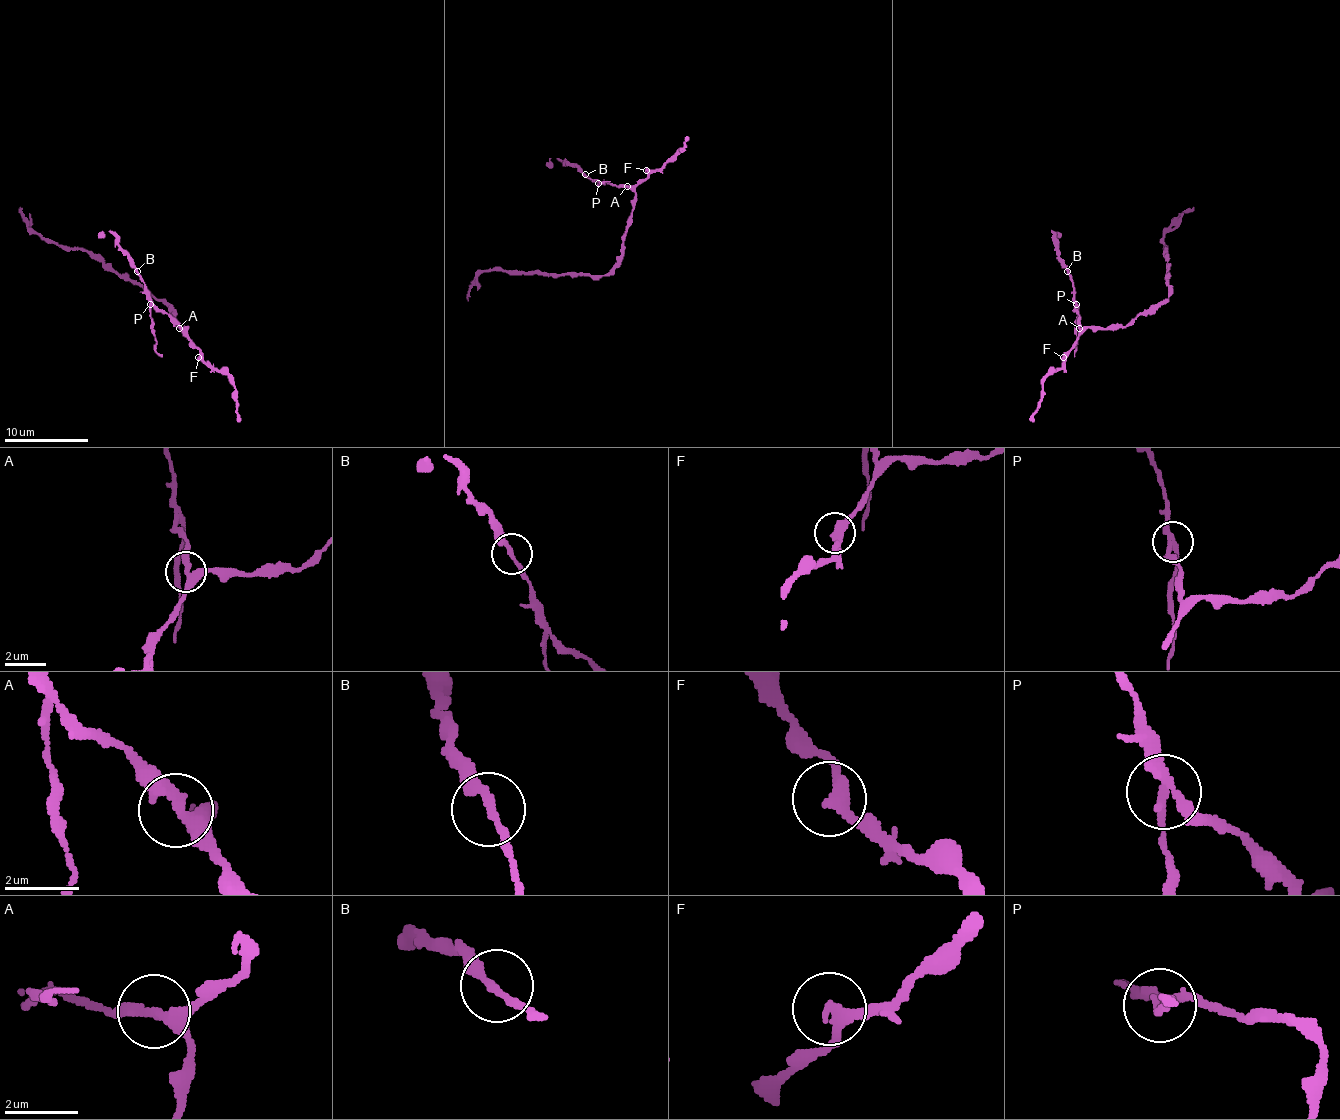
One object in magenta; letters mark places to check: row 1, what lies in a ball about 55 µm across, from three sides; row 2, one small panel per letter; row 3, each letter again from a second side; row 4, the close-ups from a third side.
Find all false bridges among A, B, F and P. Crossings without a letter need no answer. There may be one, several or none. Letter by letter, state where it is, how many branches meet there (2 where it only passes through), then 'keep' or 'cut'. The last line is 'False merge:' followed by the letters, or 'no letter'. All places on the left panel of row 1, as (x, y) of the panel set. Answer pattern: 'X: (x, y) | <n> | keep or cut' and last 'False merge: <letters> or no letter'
A: (179, 328) | 3 | keep
B: (137, 271) | 2 | keep
F: (198, 357) | 2 | keep
P: (150, 304) | 3 | cut
False merge: P

